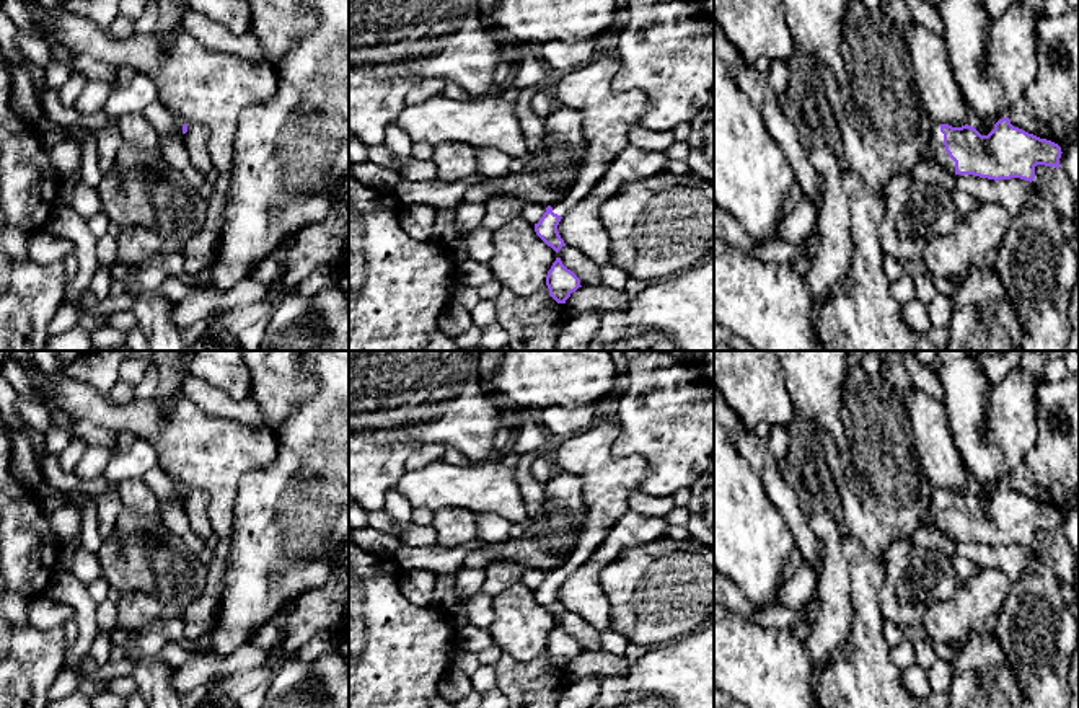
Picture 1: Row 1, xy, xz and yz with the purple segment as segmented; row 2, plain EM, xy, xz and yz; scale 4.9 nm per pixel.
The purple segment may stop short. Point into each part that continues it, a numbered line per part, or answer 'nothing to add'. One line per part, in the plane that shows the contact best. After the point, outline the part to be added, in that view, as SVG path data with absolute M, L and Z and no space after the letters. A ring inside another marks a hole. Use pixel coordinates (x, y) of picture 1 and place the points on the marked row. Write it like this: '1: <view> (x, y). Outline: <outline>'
1: yz (936, 150). Outline: M934 122L932 126L932 132L923 160L934 160L940 165L942 170L955 173L955 162L945 152L944 134L940 132L940 122Z

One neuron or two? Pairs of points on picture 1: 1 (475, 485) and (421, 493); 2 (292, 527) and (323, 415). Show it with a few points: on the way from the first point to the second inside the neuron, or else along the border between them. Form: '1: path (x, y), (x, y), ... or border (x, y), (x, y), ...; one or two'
1: path (462, 486), (434, 486); one
2: path (307, 500), (310, 475), (323, 462), (323, 442); one

